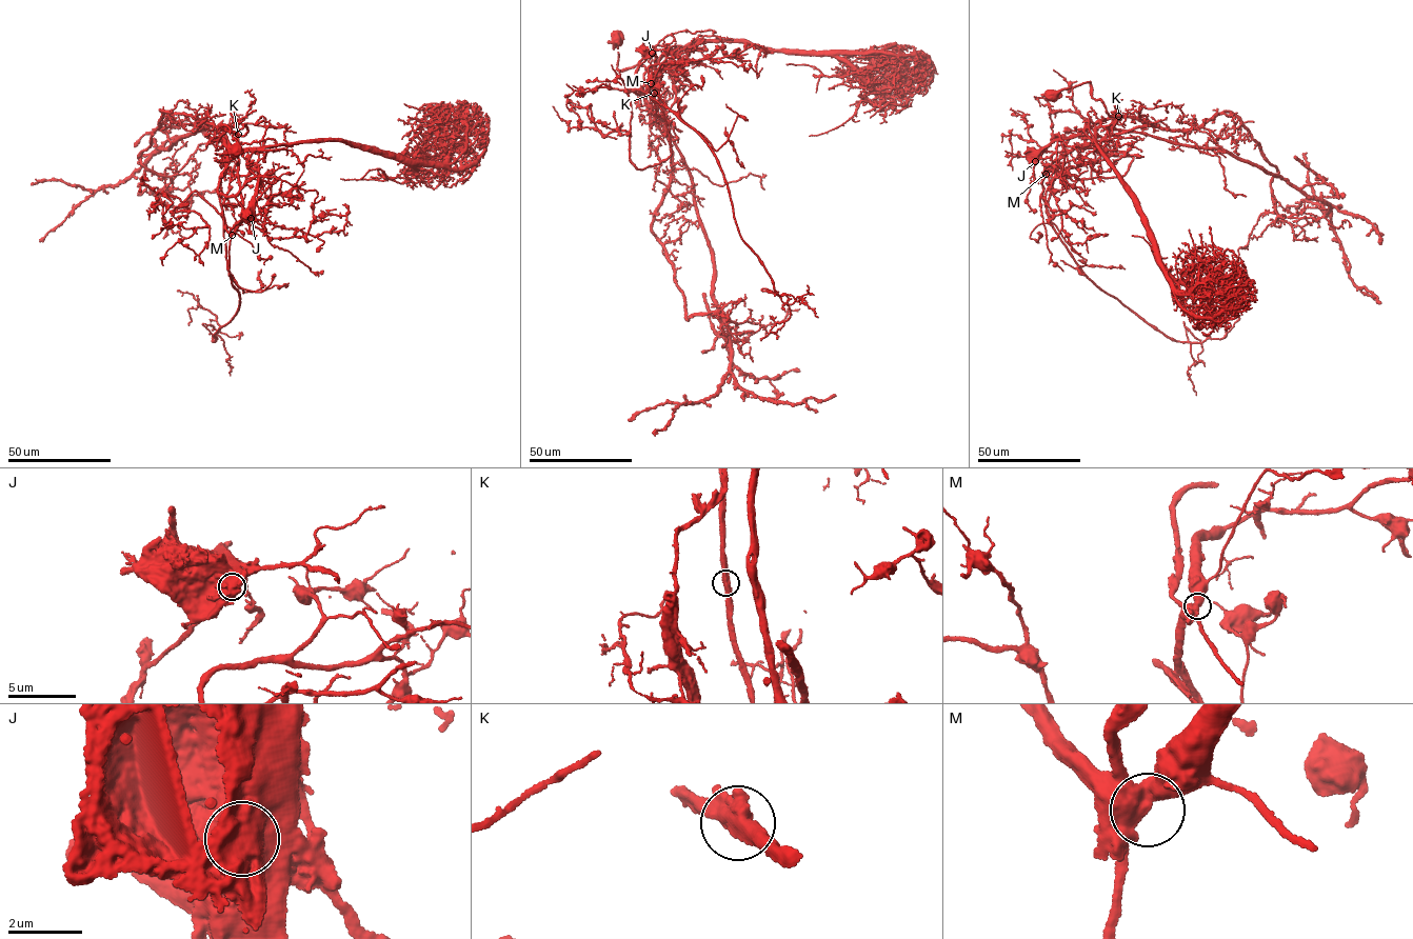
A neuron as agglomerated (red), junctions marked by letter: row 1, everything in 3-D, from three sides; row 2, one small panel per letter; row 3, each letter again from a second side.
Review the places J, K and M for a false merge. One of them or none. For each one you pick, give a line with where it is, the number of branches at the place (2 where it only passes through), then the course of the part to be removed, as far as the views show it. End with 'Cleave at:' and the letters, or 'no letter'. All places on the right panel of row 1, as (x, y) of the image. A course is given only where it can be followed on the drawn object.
J: at (1035, 161); 1 branches meet; foreign part runs (1035, 161), (1055, 139), (1109, 119), (1180, 131), (1229, 111), (1276, 167), (1276, 213), (1351, 226)
Cleave at: J

